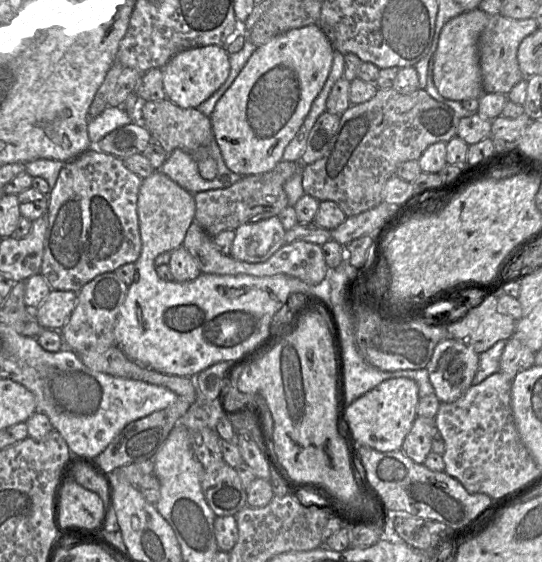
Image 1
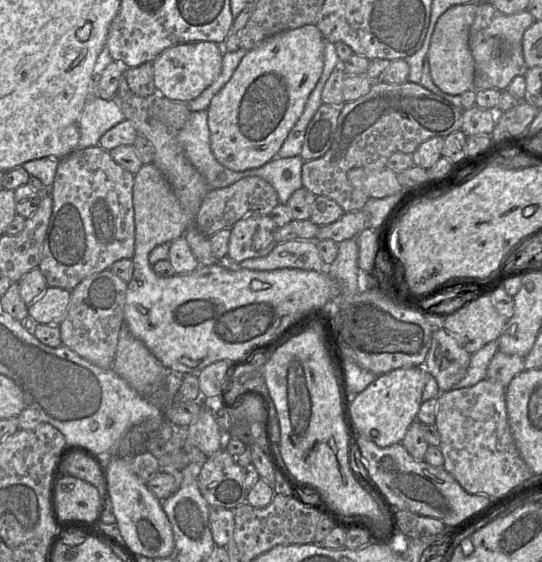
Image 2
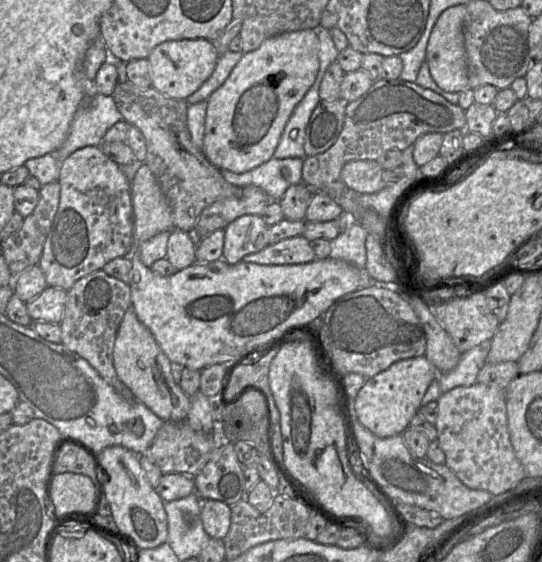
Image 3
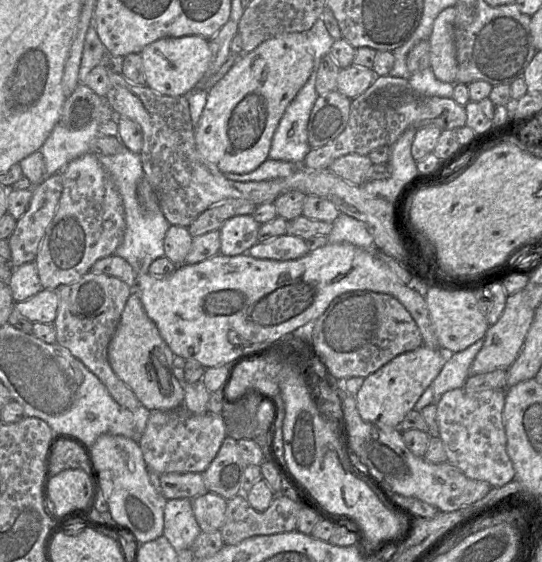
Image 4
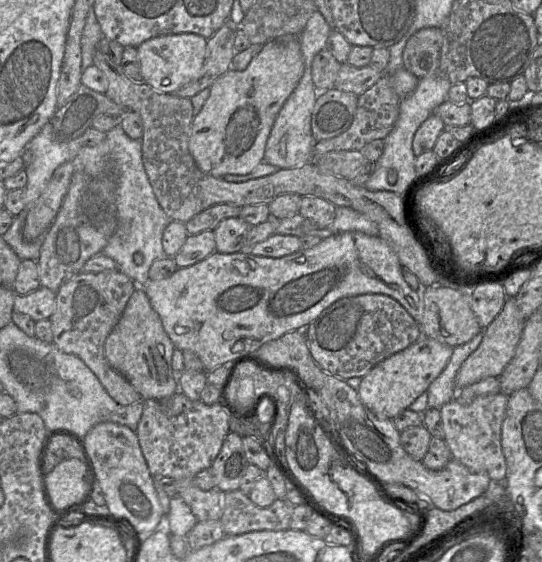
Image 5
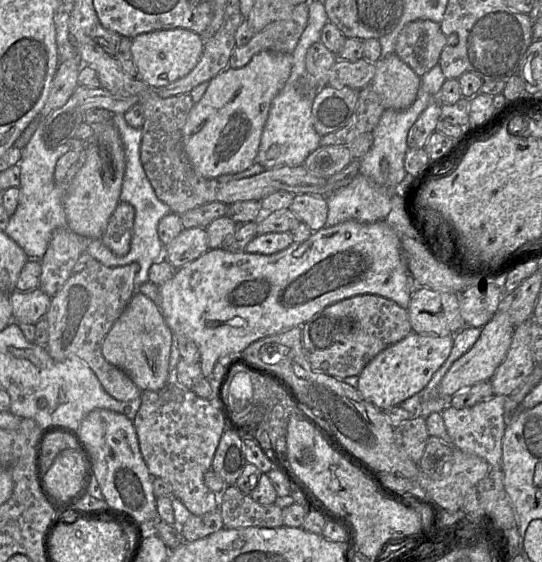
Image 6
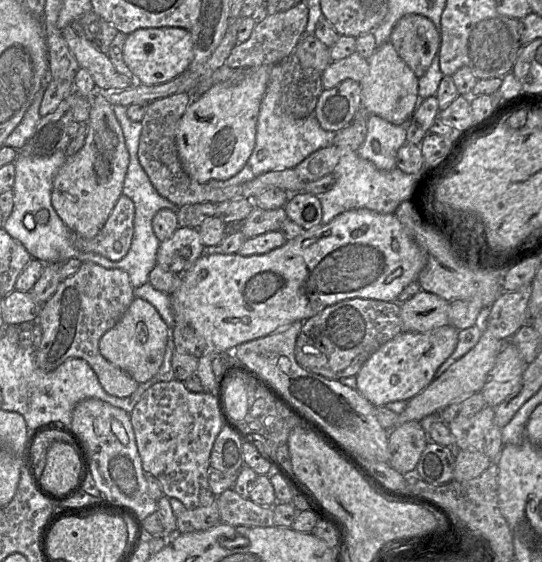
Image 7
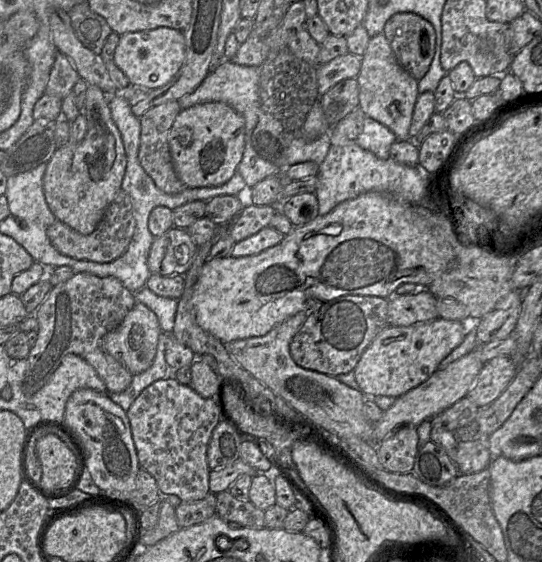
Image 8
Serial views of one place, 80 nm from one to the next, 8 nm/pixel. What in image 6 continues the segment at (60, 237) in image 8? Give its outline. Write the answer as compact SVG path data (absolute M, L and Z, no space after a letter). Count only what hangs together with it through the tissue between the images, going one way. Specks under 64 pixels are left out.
M120 201L109 219L101 241L116 256L125 256L129 252L134 216L134 207Z

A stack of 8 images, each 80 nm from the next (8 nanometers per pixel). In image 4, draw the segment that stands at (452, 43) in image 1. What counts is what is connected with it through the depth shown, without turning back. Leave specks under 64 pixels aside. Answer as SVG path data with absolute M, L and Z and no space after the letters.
M455 7L444 9L435 19L429 37L430 68L439 81L450 84L455 84L457 74L454 44L455 17Z

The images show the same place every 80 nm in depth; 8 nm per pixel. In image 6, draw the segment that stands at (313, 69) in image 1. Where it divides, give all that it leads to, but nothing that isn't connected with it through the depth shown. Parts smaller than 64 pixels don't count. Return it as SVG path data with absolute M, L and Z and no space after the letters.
M264 51L252 57L242 68L227 68L208 82L202 98L194 103L183 128L183 144L194 170L204 178L216 179L249 168L257 156L261 135L268 118L271 103L289 79L292 55Z

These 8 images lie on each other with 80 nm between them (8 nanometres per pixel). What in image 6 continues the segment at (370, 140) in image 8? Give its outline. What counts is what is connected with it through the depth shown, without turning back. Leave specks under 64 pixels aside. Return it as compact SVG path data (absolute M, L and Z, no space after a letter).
M419 89L415 102L409 108L405 110L386 109L384 111L378 125L372 131L374 138L372 147L359 159L360 174L374 183L388 188L395 188L405 179L407 172L404 167L404 159L409 149L407 144L409 130L434 99L437 97L431 97Z

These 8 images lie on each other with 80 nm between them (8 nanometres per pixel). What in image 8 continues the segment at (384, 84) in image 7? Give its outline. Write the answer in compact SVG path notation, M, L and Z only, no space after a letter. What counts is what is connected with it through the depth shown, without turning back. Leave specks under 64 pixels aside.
M384 33L370 38L356 80L359 85L359 106L365 115L391 130L397 141L408 140L414 107L419 96L418 81L398 63Z

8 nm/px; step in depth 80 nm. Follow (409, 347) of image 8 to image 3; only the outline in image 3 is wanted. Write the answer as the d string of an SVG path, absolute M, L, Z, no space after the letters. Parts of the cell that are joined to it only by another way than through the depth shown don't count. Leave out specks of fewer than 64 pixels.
M425 357L399 360L386 370L367 379L355 398L360 423L380 438L401 435L421 407L430 383L438 377L436 367Z

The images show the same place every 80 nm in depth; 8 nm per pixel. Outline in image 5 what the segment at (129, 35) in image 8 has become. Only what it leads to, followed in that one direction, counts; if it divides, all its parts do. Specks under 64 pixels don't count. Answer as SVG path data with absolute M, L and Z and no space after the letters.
M194 33L160 35L142 42L137 52L143 82L158 92L172 94L200 75L207 55L207 39Z

